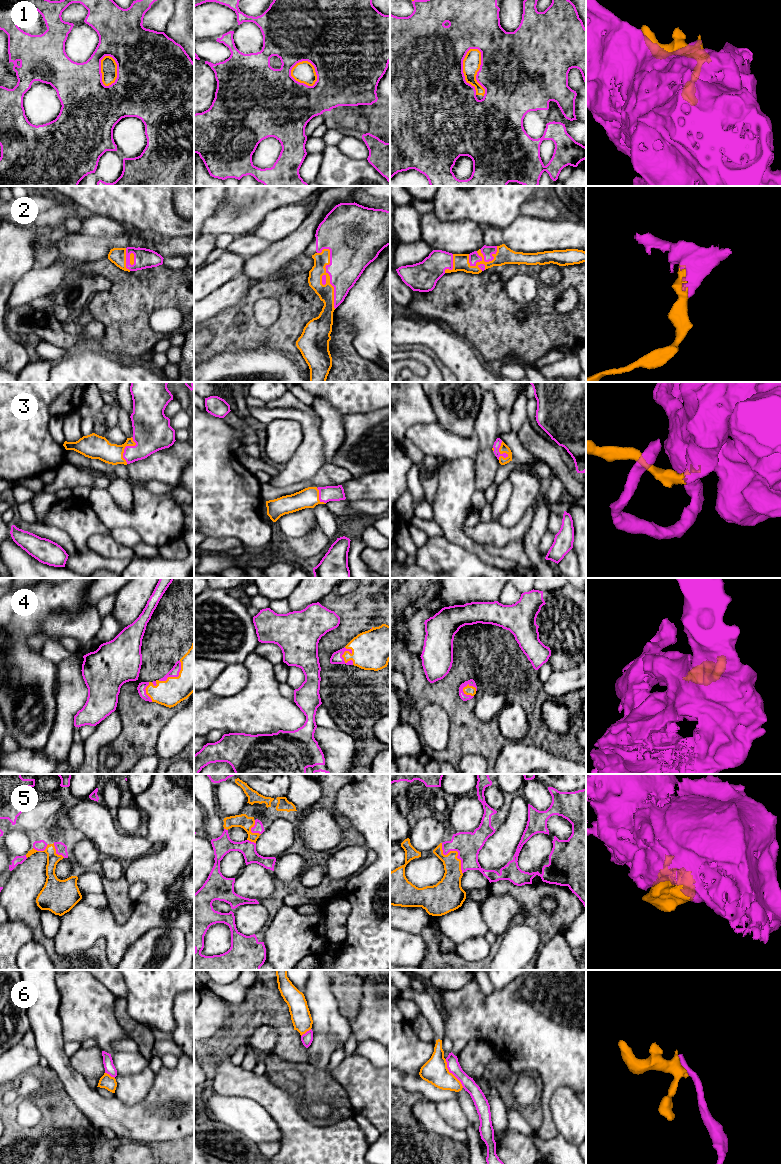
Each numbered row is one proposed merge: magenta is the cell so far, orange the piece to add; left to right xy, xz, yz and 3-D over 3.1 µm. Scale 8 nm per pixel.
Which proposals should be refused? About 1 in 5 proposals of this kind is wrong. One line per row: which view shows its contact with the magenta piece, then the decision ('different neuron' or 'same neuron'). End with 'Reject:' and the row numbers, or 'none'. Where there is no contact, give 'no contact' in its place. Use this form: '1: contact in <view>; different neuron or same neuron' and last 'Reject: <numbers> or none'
1: contact in yz; different neuron
2: contact in xz; same neuron
3: contact in xy; same neuron
4: contact in xz; same neuron
5: contact in yz; same neuron
6: contact in yz; different neuron
Reject: 1, 6

